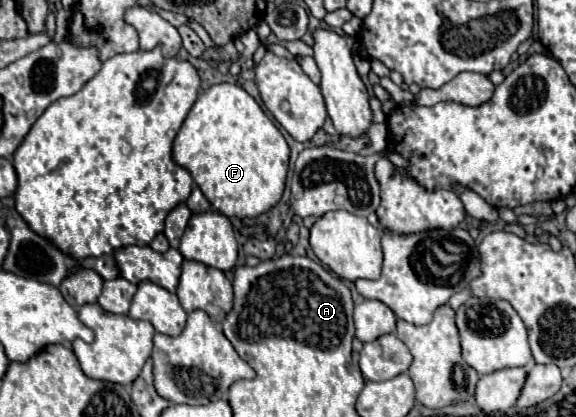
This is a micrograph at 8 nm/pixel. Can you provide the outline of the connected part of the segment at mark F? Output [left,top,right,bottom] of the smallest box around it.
[172,84,290,218]

